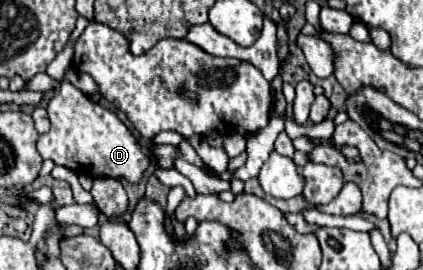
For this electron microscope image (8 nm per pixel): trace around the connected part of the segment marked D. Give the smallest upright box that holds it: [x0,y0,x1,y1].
[38,83,182,185]

